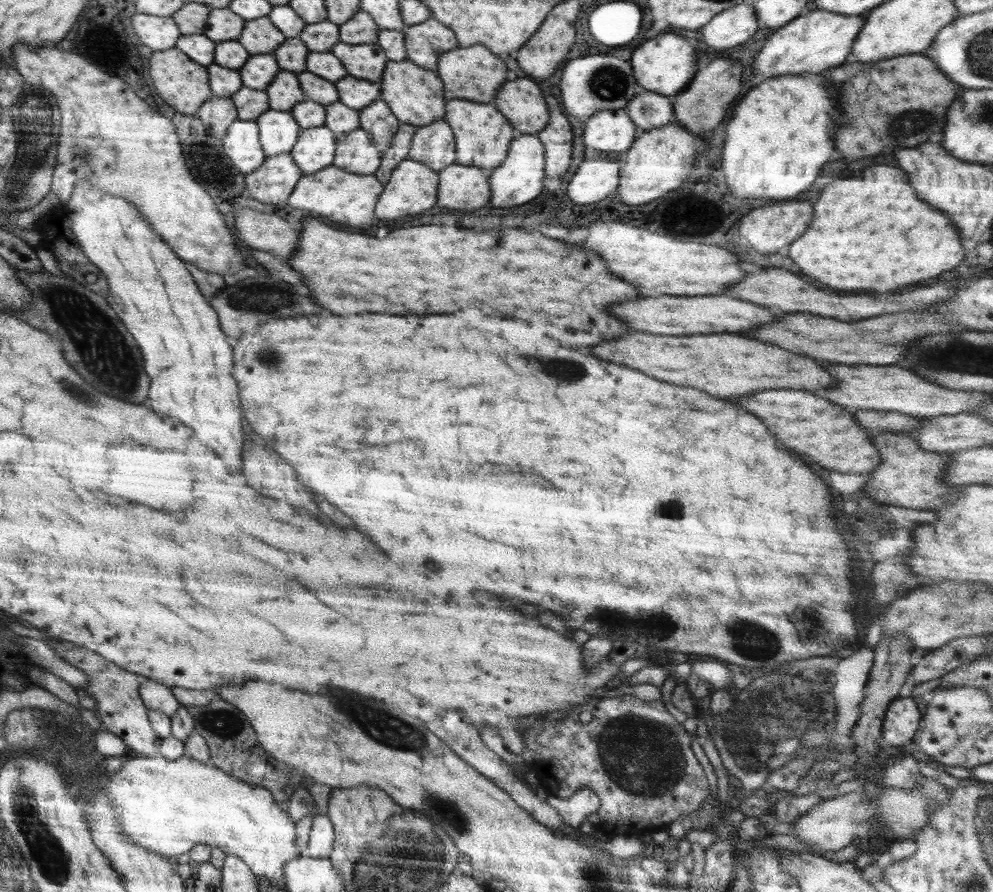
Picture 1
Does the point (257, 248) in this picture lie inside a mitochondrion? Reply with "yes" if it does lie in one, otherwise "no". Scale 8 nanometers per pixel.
no

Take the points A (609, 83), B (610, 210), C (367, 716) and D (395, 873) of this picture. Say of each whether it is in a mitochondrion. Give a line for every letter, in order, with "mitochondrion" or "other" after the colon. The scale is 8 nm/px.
A: mitochondrion
B: other
C: mitochondrion
D: mitochondrion

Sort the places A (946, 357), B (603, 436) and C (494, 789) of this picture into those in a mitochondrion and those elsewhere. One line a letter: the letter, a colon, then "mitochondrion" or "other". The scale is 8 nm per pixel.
A: mitochondrion
B: other
C: other

